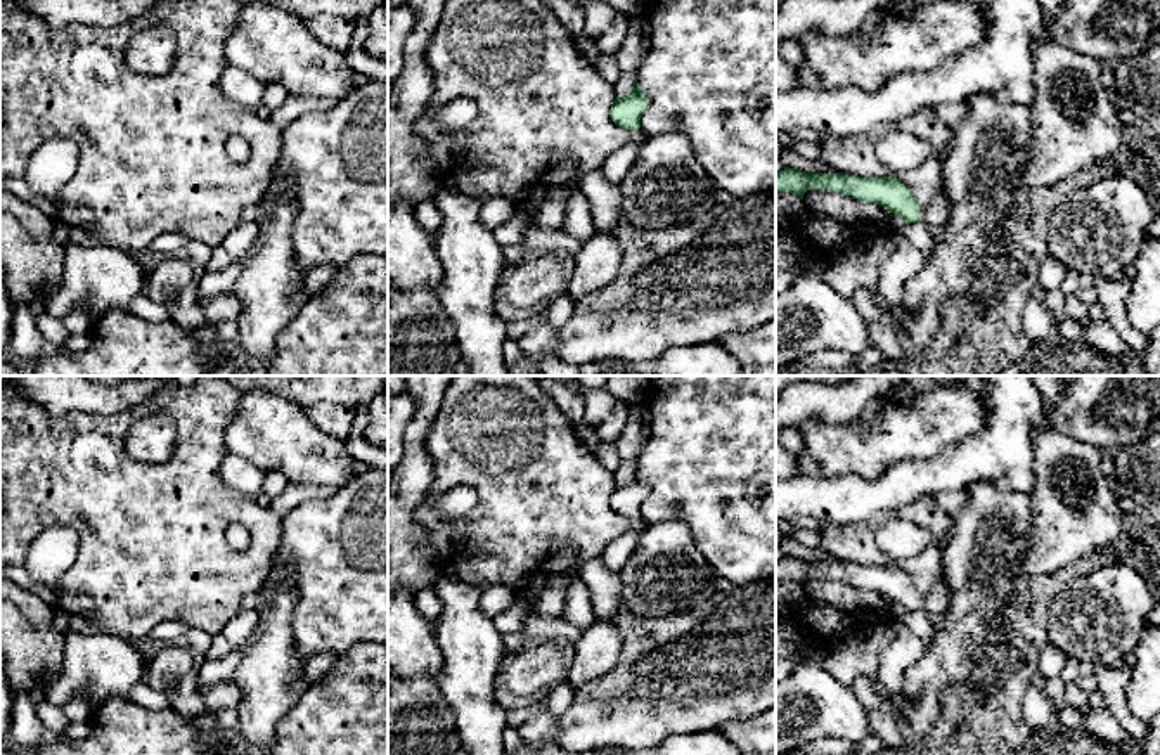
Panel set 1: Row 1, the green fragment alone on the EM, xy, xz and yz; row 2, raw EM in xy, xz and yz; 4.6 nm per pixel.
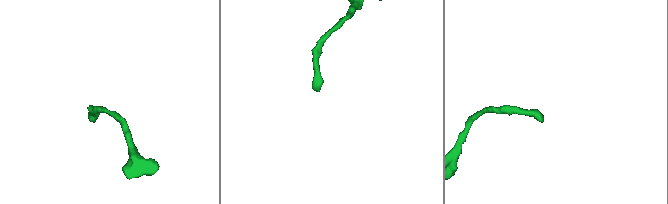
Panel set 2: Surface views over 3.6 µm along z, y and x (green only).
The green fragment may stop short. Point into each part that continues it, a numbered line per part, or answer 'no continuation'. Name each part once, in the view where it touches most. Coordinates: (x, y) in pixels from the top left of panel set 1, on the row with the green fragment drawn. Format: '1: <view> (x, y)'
1: yz (937, 213)

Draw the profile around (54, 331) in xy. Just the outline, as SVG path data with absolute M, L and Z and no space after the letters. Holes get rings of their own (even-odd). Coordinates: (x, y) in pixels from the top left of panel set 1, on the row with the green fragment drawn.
M43 312L38 319L35 319L35 322L47 339L48 348L61 350L71 336L62 320L52 317L48 312Z

